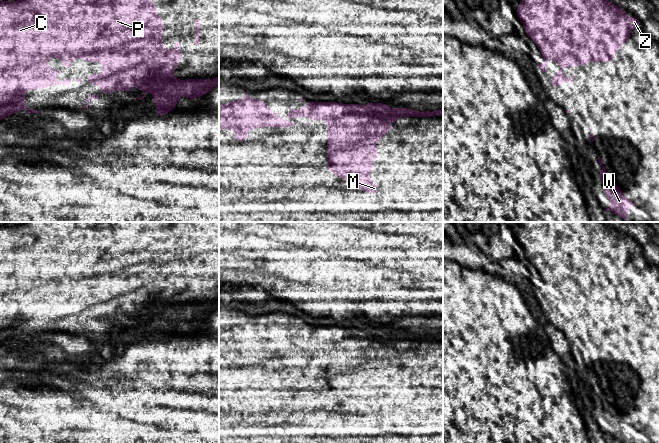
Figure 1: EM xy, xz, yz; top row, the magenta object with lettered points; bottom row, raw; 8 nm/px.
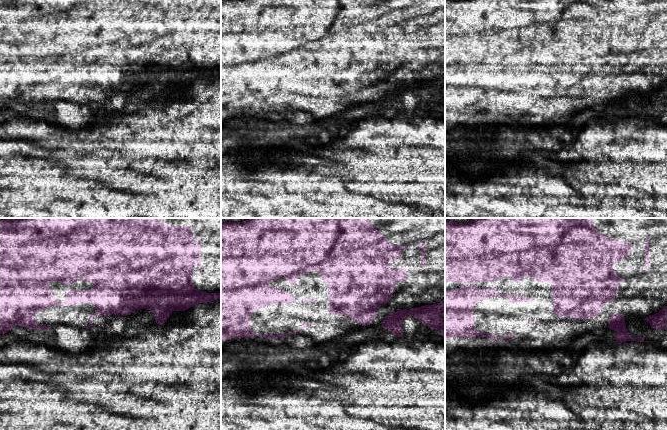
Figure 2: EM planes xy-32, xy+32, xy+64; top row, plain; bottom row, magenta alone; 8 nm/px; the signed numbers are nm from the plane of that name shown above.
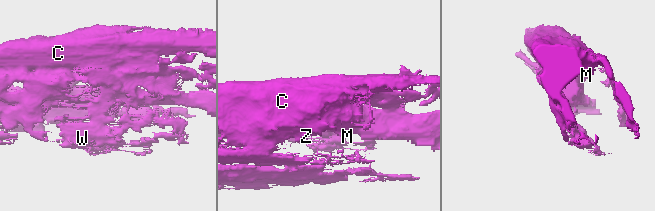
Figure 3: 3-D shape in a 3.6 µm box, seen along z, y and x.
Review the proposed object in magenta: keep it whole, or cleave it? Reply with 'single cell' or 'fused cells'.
single cell

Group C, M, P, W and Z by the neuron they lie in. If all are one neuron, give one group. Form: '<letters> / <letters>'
C M P W Z

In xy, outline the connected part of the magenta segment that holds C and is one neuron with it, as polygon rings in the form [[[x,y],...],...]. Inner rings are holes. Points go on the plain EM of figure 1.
[[[22,222],[21,224],[15,226],[0,224],[0,344],[4,343],[8,339],[15,339],[18,334],[24,334],[27,338],[43,337],[43,335],[27,333],[24,330],[24,326],[26,325],[26,321],[24,320],[25,314],[36,314],[38,312],[44,313],[49,309],[64,309],[71,306],[71,302],[66,303],[63,306],[56,304],[56,299],[61,297],[61,295],[56,295],[45,288],[49,282],[61,282],[63,284],[63,289],[68,293],[71,291],[72,282],[81,282],[84,286],[101,286],[103,288],[103,298],[98,299],[91,296],[88,301],[84,303],[85,306],[94,307],[96,310],[101,312],[102,318],[106,319],[111,318],[116,314],[131,316],[132,308],[135,307],[137,309],[137,314],[141,314],[145,317],[141,322],[137,321],[137,324],[142,324],[146,321],[147,316],[152,315],[152,322],[155,326],[157,340],[161,342],[166,340],[166,336],[174,335],[176,333],[176,327],[179,321],[185,320],[197,325],[200,319],[210,316],[215,310],[219,309],[219,301],[214,303],[194,302],[176,304],[172,295],[179,289],[179,284],[183,281],[183,275],[180,273],[178,266],[175,267],[175,272],[173,274],[165,274],[163,272],[163,266],[160,265],[161,262],[163,262],[163,243],[155,236],[155,227],[151,224],[151,222]],[[8,286],[38,286],[39,288],[36,290],[16,290],[14,292],[9,292],[7,290]]]

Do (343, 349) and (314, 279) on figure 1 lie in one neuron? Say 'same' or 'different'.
different

